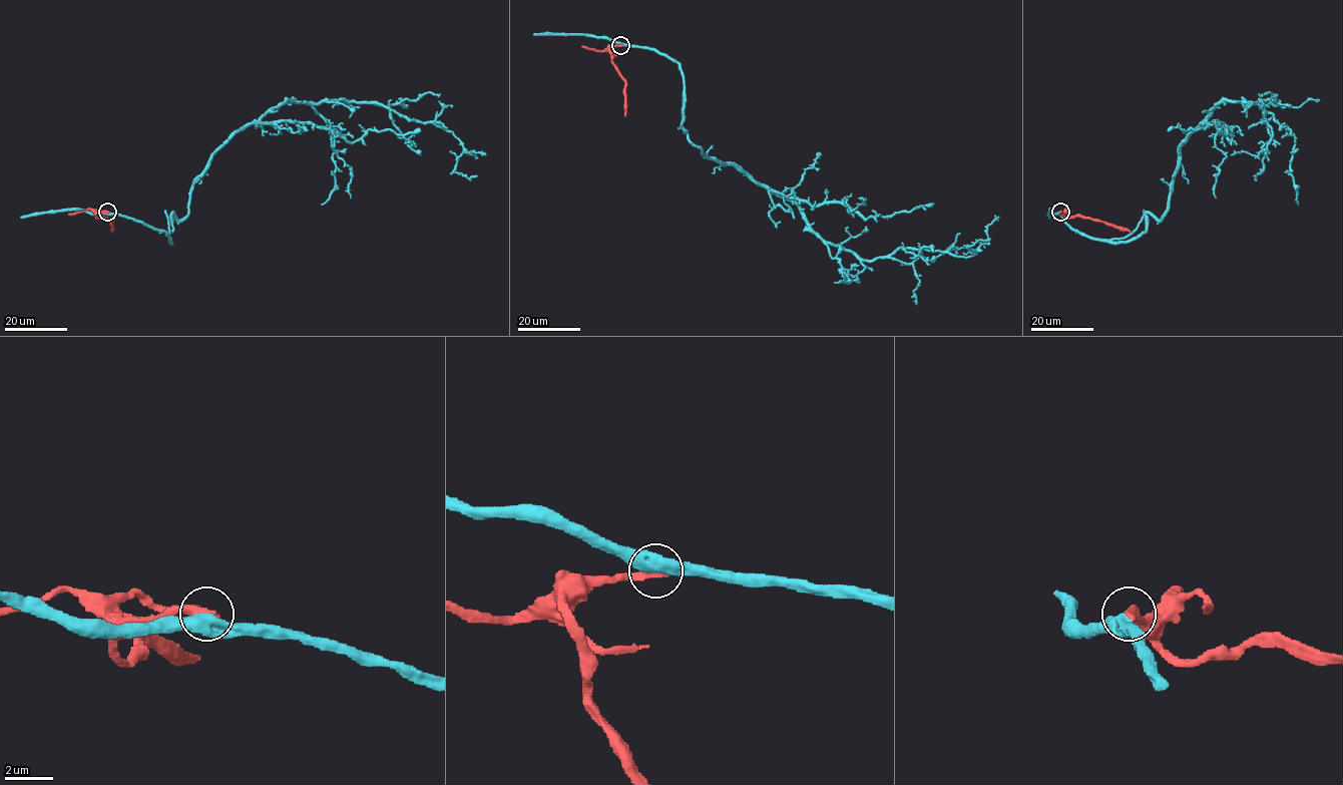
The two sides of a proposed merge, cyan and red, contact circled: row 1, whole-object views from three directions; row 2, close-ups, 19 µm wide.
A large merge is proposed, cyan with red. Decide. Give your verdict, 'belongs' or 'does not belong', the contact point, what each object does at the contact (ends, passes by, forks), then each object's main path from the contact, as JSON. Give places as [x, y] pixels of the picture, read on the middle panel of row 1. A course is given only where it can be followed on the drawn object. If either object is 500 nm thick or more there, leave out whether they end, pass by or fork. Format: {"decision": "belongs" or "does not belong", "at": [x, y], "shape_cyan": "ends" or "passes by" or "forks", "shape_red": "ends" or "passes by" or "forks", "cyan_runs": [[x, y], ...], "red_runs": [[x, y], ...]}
{"decision": "does not belong", "at": [620, 45], "cyan_runs": [[620, 45], [673, 58], [692, 142], [793, 202], [824, 241], [874, 260], [901, 249], [969, 257], [990, 238]], "red_runs": [[620, 45], [608, 49], [612, 64], [625, 82], [624, 115]]}

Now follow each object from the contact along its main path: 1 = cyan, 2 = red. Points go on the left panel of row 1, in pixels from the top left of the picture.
1: (107, 212), (171, 242), (209, 158), (287, 100), (434, 122), (461, 143), (454, 170), (477, 175)
2: (107, 212), (95, 217), (112, 221), (111, 232)

